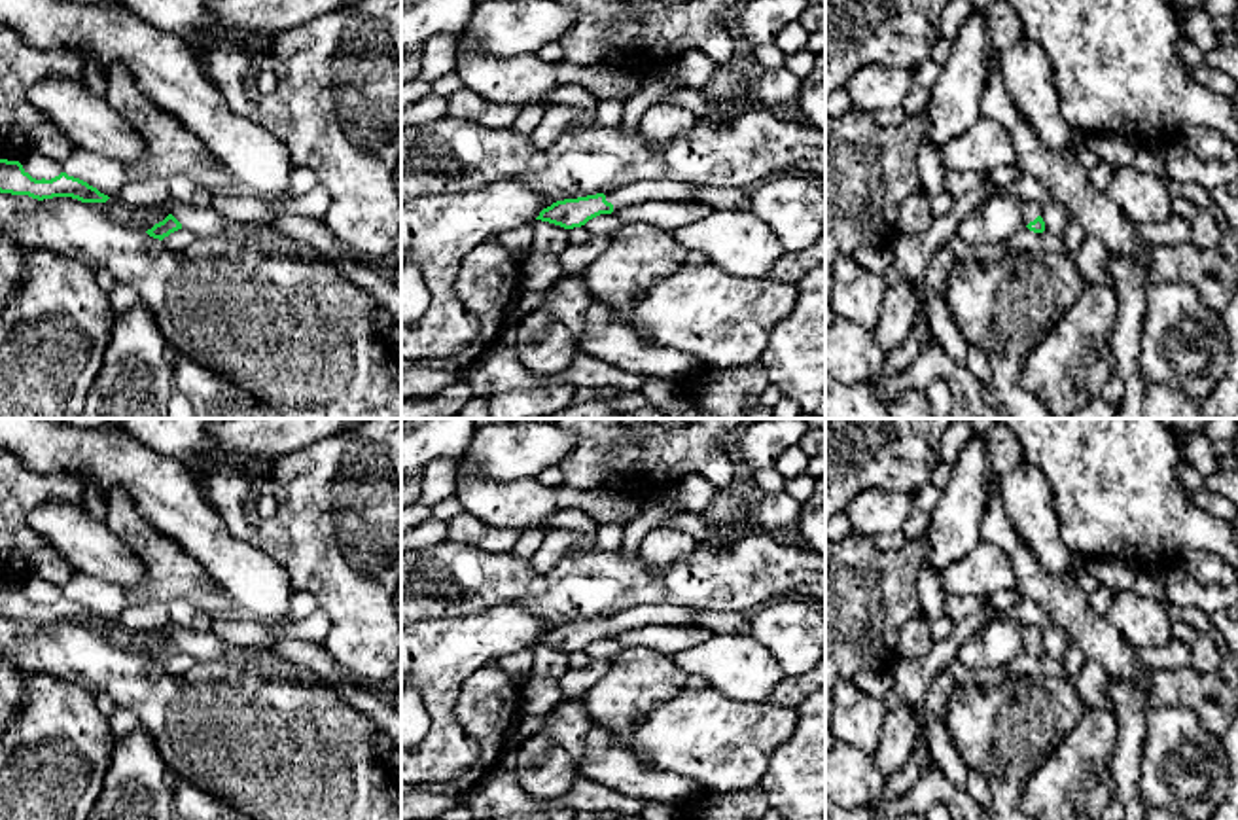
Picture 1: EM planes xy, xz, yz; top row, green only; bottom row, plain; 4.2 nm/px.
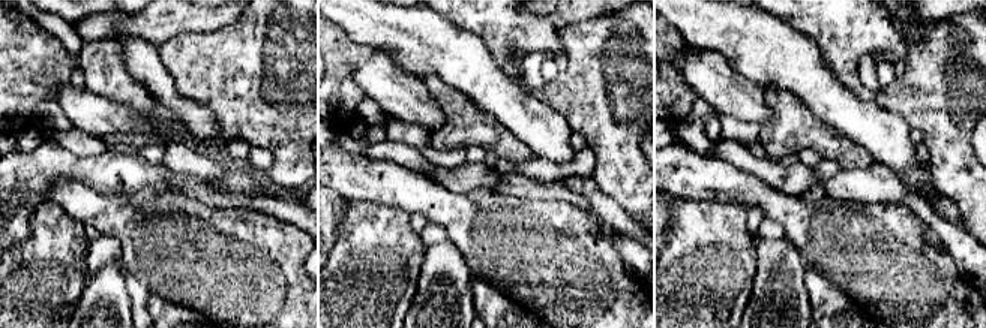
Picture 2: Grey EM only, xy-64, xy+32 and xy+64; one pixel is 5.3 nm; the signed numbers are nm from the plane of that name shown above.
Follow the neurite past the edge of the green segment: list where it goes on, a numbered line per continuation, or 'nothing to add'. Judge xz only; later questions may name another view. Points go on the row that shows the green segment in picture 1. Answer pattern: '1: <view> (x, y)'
1: xz (646, 190)

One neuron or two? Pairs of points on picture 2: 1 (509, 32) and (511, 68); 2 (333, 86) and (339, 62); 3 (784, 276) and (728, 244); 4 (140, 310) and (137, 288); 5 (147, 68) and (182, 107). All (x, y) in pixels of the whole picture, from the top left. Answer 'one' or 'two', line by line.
1: one
2: one
3: two
4: one
5: one

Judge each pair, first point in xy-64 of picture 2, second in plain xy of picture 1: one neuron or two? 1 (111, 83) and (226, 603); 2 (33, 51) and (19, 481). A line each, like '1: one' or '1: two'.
1: one
2: one

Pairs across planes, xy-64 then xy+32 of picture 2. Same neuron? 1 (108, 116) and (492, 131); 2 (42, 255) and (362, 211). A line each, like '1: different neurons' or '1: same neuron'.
1: different neurons
2: same neuron

